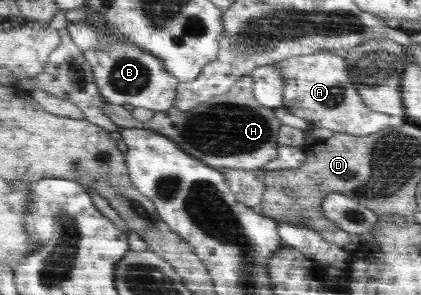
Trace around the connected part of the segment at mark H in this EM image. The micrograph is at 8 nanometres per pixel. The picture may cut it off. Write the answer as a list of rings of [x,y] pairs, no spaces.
[[[245,76],[240,79],[230,93],[211,98],[194,109],[180,111],[170,107],[168,111],[159,111],[148,121],[137,120],[123,105],[107,103],[103,111],[120,128],[138,128],[152,130],[175,140],[175,144],[188,155],[215,169],[259,170],[279,156],[278,127],[280,120],[275,117],[273,108],[264,107],[255,99],[253,79]]]

